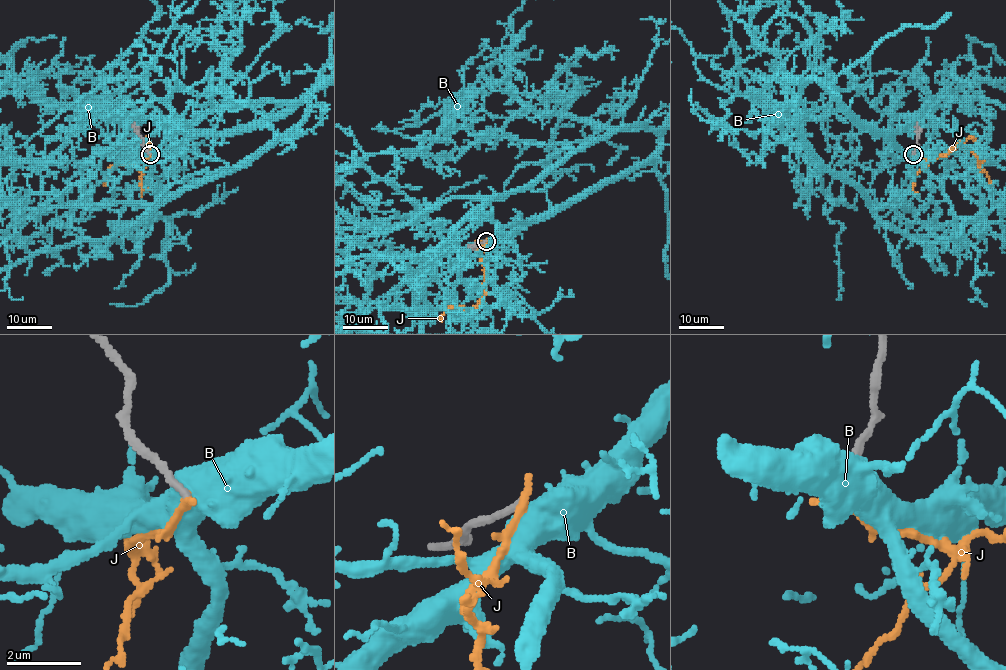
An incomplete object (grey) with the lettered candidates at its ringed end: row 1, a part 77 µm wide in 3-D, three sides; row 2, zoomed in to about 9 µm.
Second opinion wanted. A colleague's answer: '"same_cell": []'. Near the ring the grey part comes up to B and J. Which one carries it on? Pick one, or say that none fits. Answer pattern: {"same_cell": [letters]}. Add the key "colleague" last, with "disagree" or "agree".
{"same_cell": [], "colleague": "agree"}

